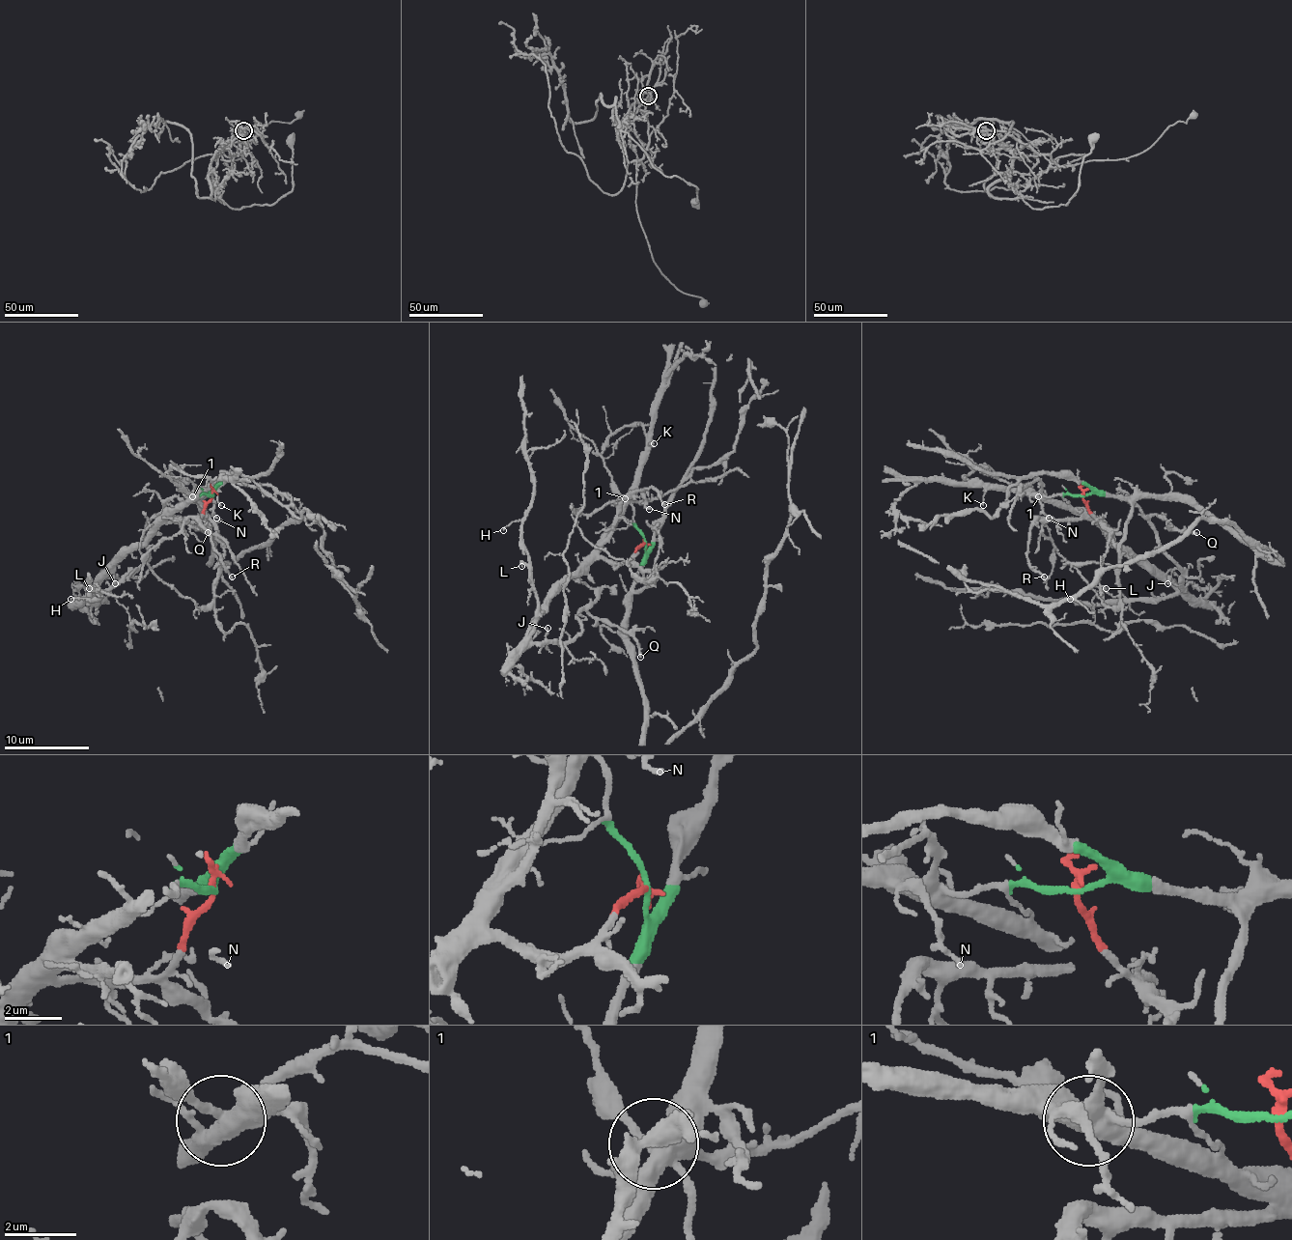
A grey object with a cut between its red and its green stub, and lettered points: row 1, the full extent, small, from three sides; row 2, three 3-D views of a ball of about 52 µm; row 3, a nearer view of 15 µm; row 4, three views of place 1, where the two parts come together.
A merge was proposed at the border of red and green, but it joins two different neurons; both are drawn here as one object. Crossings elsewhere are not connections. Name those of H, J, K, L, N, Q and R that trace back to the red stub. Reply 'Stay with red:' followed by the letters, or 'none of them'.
Stay with red: H, J, K, L, N, Q, R

